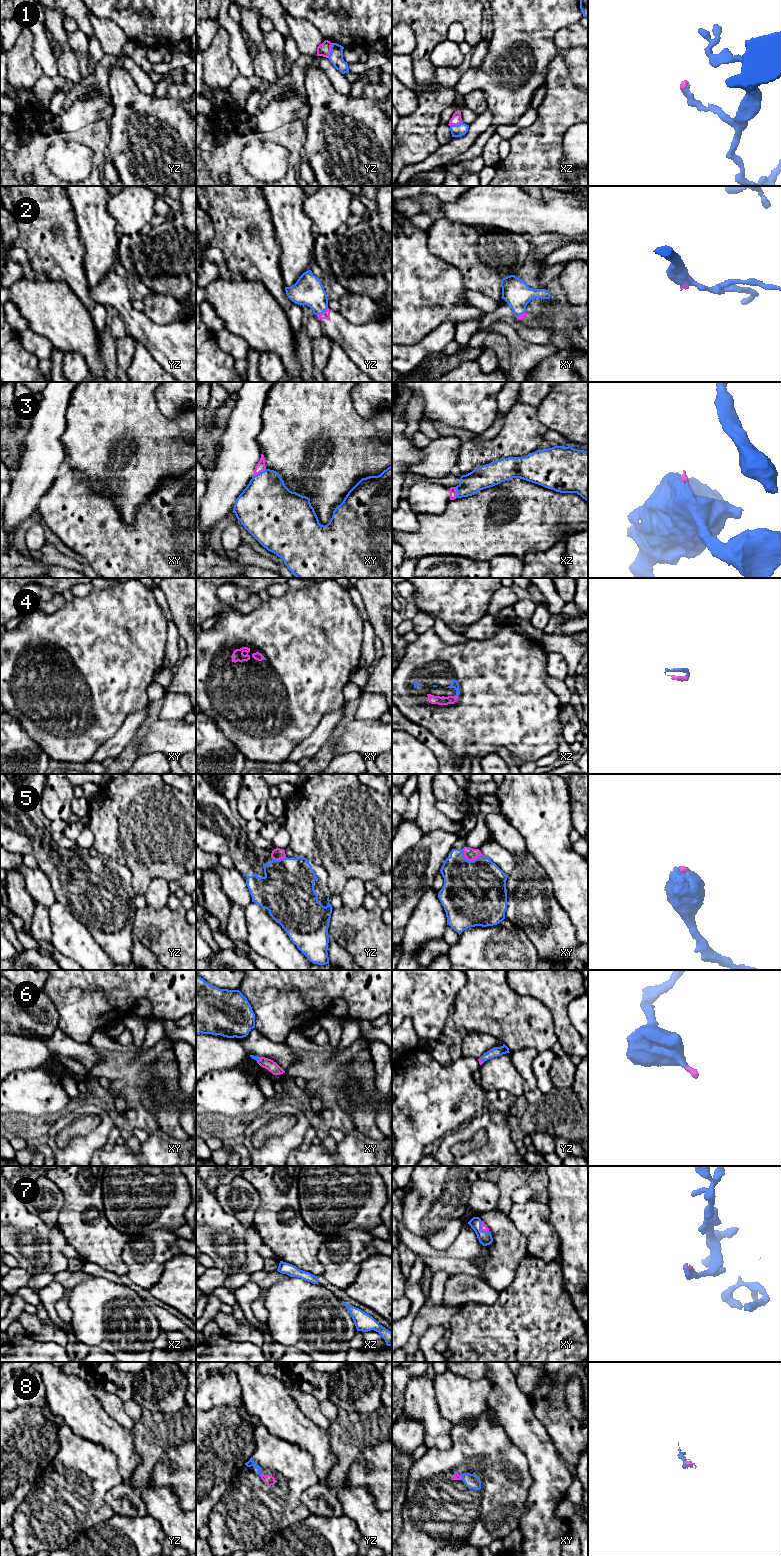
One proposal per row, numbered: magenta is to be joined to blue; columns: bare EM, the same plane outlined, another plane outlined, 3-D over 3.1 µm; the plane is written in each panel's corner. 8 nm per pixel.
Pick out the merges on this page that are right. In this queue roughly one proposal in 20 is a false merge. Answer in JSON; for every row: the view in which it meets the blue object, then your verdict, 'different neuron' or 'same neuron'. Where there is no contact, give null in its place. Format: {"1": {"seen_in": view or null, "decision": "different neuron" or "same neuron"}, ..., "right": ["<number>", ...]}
{"1": {"seen_in": "yz", "decision": "same neuron"}, "2": {"seen_in": "yz", "decision": "same neuron"}, "3": {"seen_in": "xy", "decision": "same neuron"}, "4": {"seen_in": "xy", "decision": "same neuron"}, "5": {"seen_in": "xy", "decision": "same neuron"}, "6": {"seen_in": "xy", "decision": "same neuron"}, "7": {"seen_in": "xy", "decision": "same neuron"}, "8": {"seen_in": "yz", "decision": "same neuron"}, "right": ["1", "2", "3", "4", "5", "6", "7", "8"]}

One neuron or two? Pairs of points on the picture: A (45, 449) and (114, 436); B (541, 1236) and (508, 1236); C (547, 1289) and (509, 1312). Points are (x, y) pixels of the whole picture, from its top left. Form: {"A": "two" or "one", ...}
{"A": "two", "B": "two", "C": "one"}

